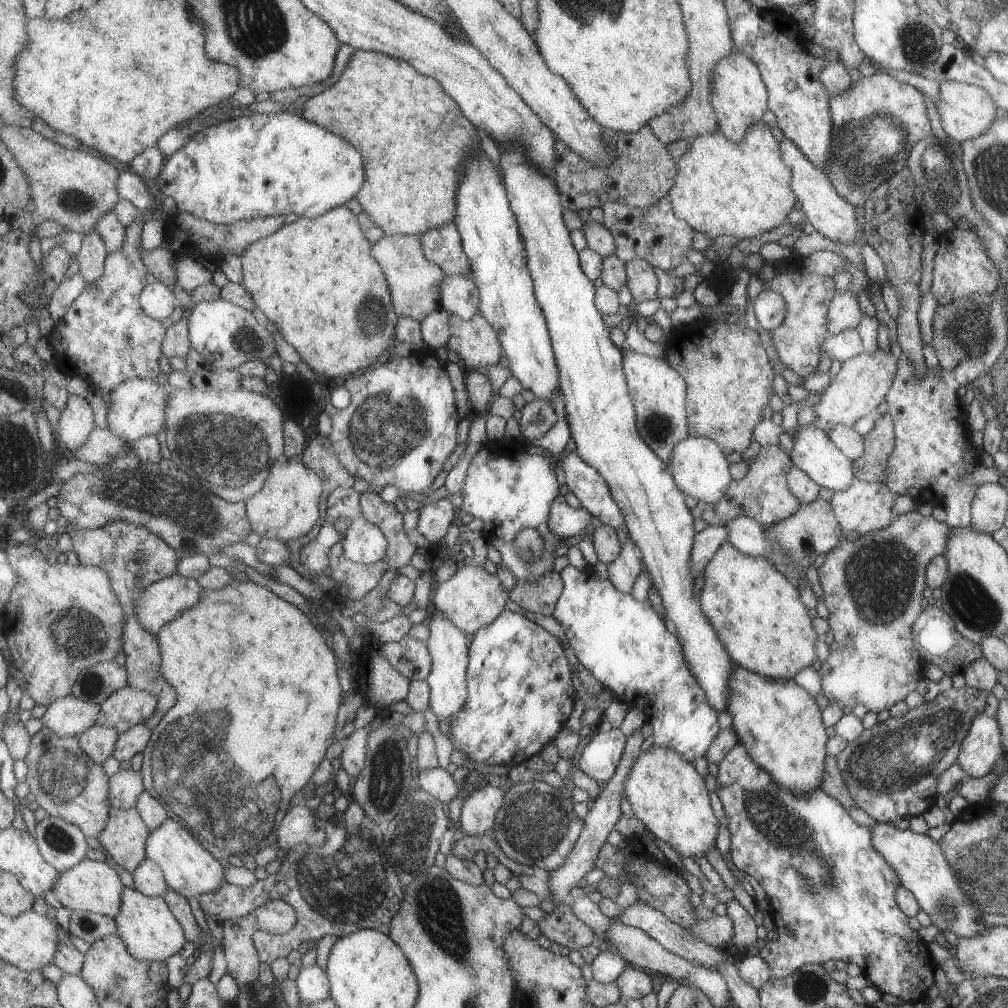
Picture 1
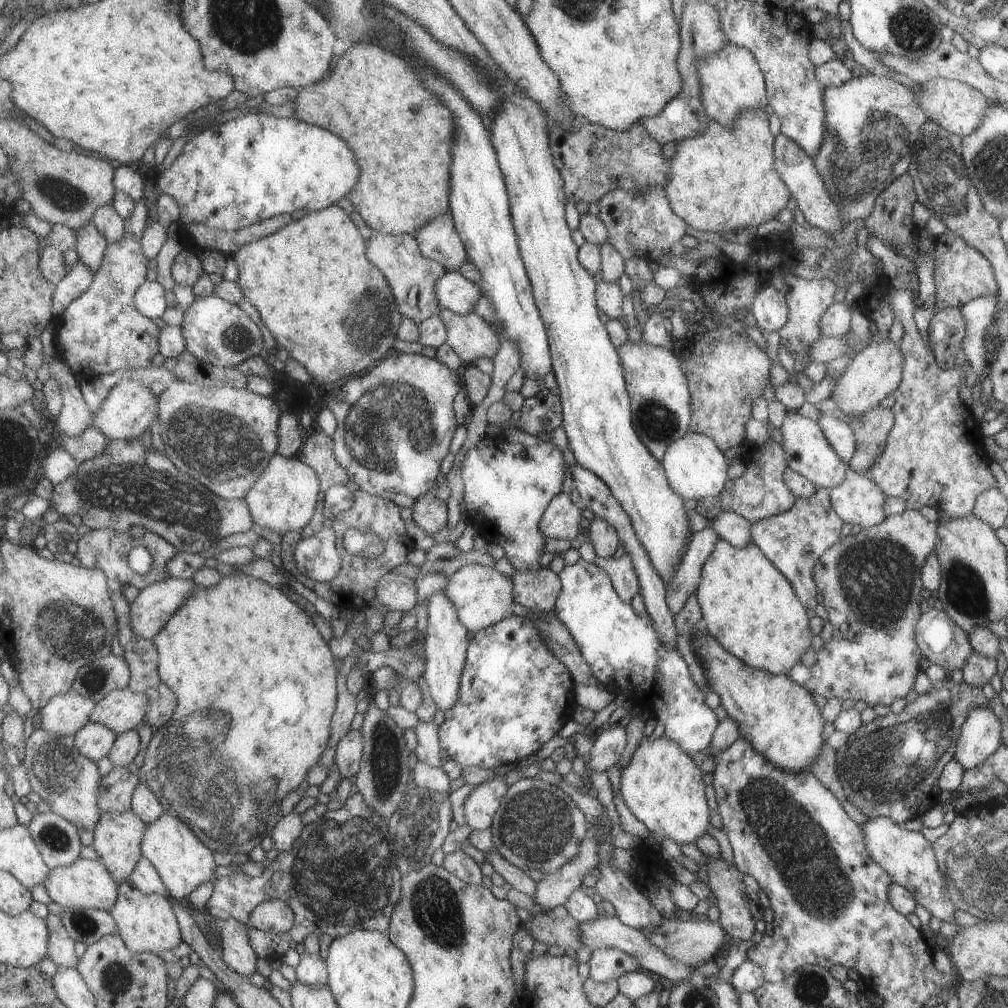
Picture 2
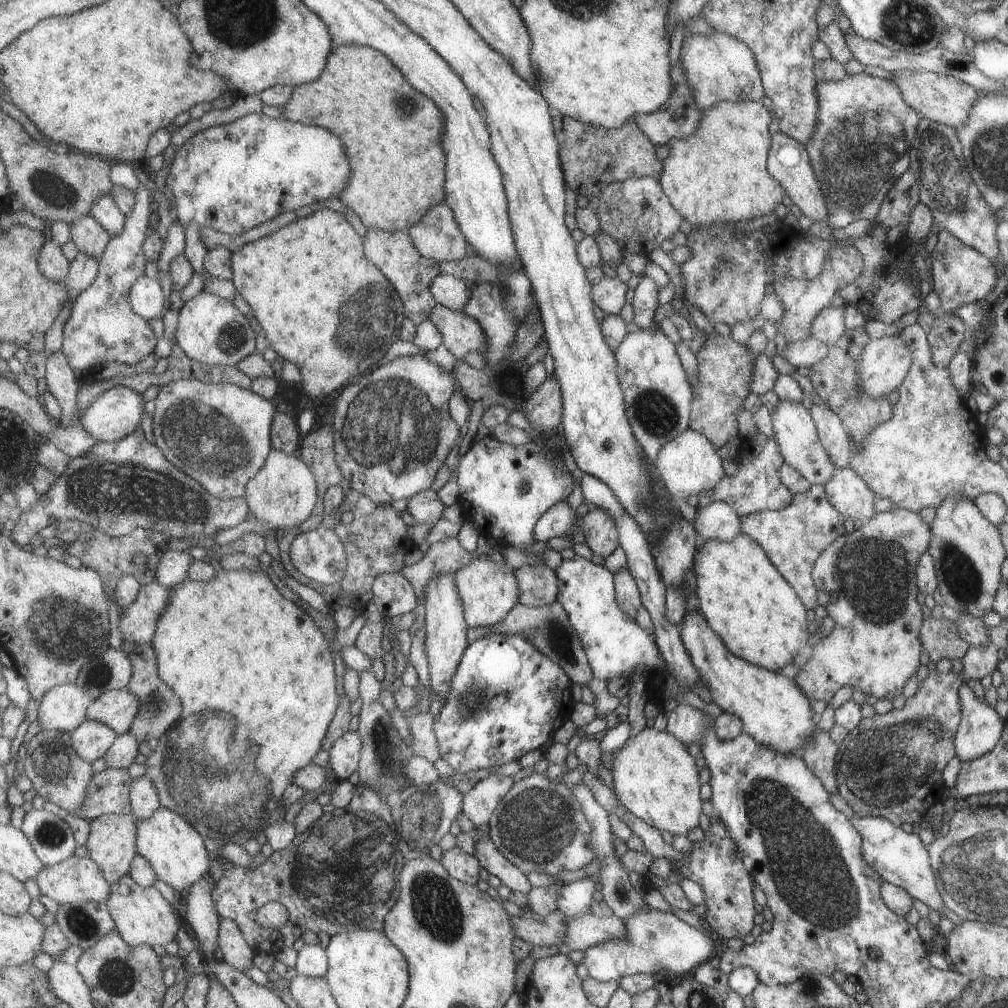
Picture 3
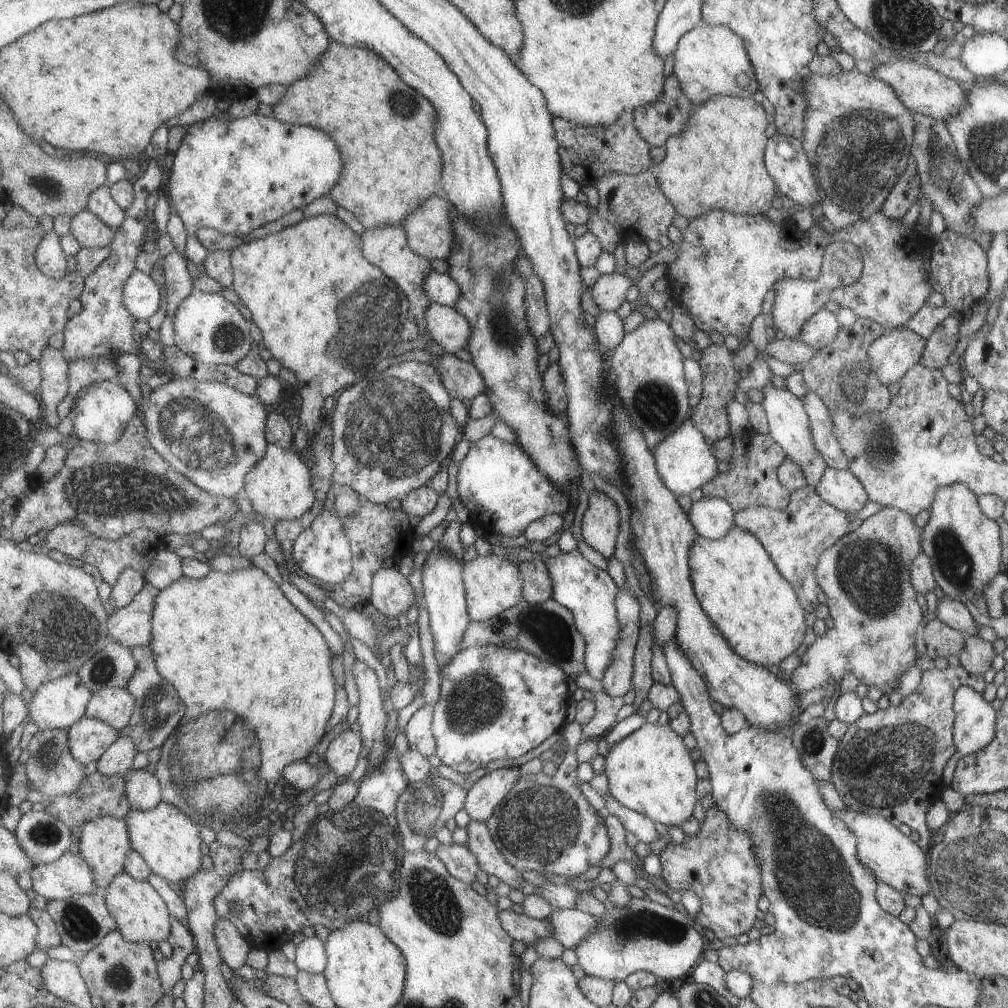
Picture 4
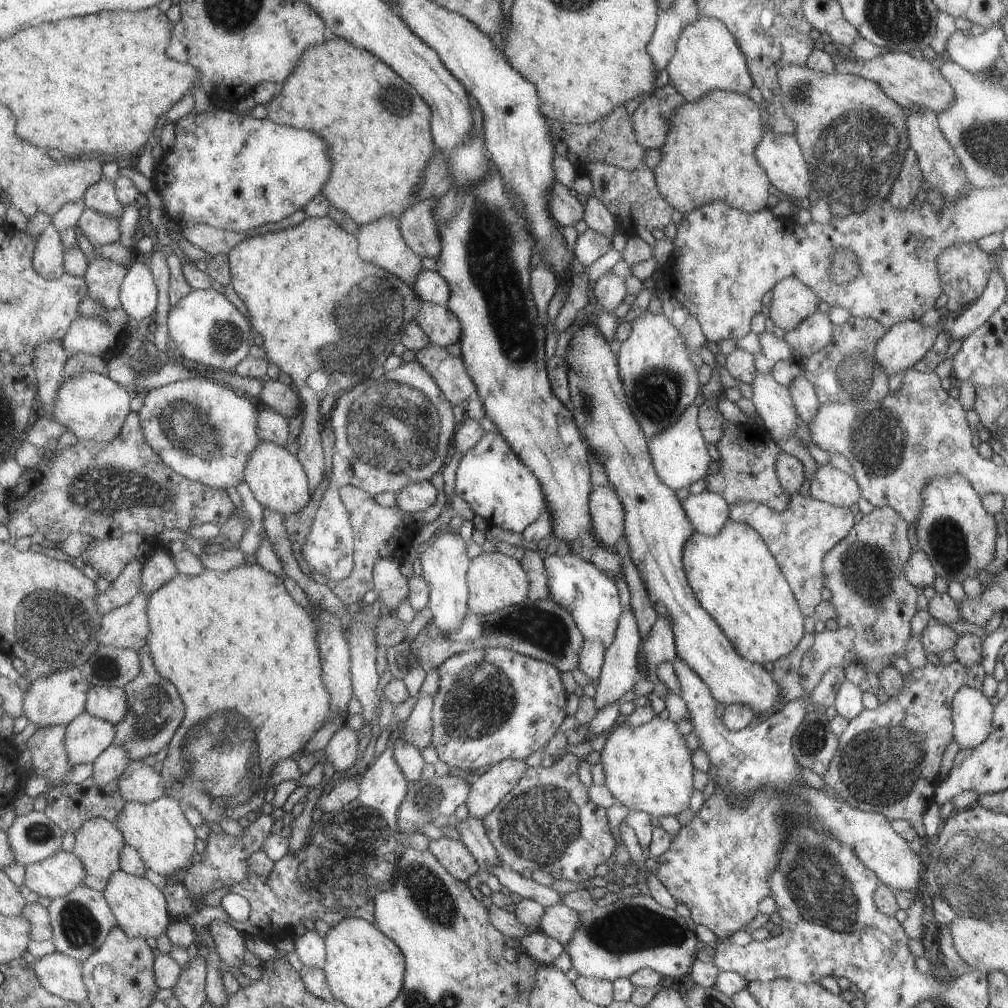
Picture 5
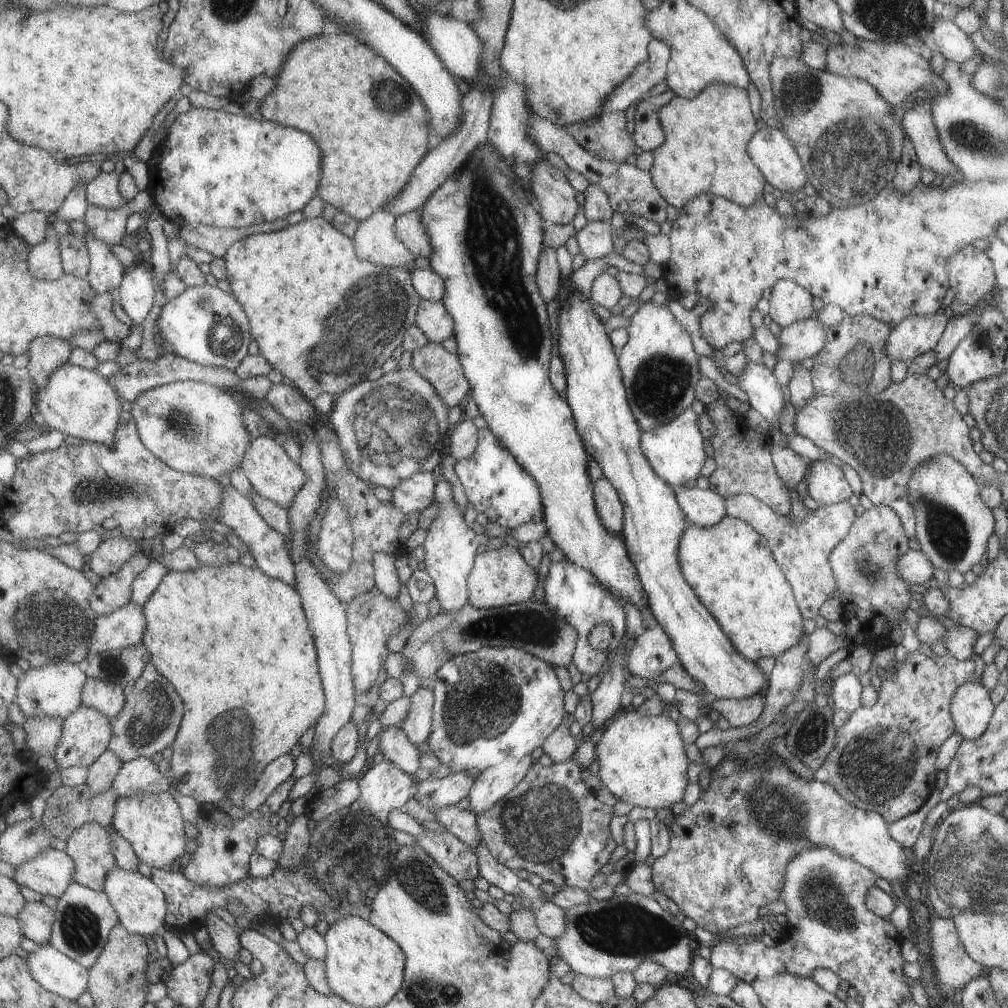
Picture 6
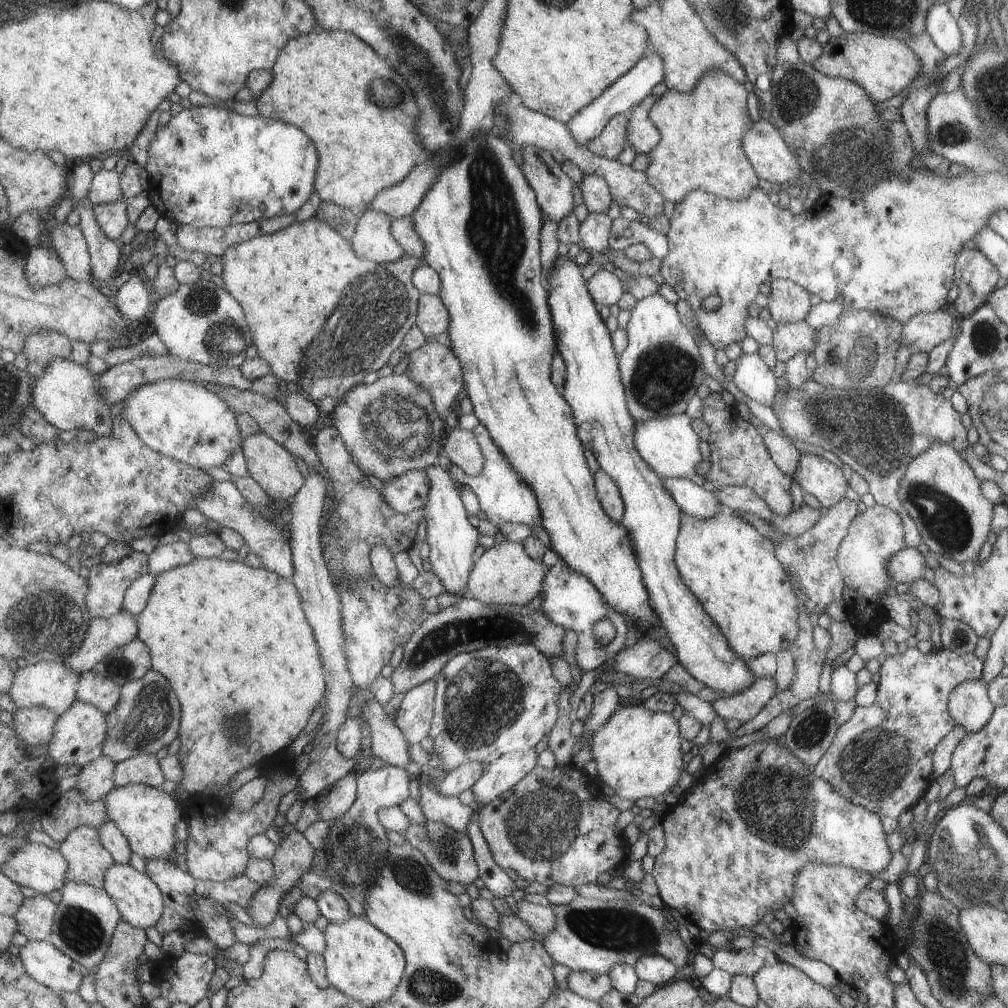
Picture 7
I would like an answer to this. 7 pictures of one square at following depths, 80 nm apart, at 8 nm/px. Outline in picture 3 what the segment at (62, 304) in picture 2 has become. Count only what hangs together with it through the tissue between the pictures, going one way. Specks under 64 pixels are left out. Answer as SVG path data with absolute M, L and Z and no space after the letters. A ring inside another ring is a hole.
M80 252L70 263L69 274L63 283L68 288L68 297L71 302L93 284L100 271L100 260L101 258Z

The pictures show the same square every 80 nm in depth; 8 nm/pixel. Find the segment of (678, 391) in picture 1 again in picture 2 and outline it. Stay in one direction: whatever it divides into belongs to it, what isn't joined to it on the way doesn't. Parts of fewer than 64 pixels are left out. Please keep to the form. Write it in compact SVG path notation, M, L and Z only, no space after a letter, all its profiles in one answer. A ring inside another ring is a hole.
M625 341L619 347L620 363L624 366L625 384L631 400L632 424L645 444L648 451L659 461L665 456L665 452L671 444L675 443L685 433L689 424L689 389L685 382L682 368L679 368L679 359L671 354L671 349L663 346L649 346L645 342Z

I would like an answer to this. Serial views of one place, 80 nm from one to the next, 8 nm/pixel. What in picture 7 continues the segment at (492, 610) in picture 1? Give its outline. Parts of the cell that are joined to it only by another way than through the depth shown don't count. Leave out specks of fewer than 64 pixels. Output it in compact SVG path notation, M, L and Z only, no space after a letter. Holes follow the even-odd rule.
M497 538L473 564L466 582L467 595L481 604L516 605L528 604L542 590L547 568L539 561L531 560L519 542Z

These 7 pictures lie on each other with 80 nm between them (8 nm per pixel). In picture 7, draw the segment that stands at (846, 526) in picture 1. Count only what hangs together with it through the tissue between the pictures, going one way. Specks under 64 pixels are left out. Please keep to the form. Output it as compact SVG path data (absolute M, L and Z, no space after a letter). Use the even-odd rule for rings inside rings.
M801 454L799 468L792 480L813 496L822 507L830 508L844 499L848 490L842 468L813 454Z

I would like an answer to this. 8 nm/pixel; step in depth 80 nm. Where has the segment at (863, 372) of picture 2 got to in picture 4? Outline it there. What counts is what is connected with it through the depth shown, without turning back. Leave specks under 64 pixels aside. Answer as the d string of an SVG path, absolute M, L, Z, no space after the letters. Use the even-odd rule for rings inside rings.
M909 327L886 330L868 348L870 371L885 386L898 381L918 362L925 343L926 339Z

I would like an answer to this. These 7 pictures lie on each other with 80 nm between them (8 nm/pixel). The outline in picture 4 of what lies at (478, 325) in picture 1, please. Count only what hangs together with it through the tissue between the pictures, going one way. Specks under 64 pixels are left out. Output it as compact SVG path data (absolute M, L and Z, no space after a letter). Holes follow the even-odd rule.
M429 302L424 312L424 321L426 332L445 353L453 355L456 350L467 348L471 326L453 307Z

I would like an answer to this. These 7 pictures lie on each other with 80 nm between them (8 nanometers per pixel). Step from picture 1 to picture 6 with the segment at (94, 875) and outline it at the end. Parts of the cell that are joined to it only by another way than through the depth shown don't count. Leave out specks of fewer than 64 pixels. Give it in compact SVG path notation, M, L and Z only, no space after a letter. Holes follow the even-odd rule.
M49 847L35 858L15 867L13 879L42 896L58 899L74 882L76 860L64 850Z

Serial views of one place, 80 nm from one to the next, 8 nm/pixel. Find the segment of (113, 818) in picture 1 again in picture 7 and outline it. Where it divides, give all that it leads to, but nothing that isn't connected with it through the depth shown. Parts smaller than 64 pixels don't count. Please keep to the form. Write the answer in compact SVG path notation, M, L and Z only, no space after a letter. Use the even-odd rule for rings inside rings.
M79 826L60 846L60 852L69 860L67 881L104 889L106 874L115 866L113 854L101 840L95 826Z

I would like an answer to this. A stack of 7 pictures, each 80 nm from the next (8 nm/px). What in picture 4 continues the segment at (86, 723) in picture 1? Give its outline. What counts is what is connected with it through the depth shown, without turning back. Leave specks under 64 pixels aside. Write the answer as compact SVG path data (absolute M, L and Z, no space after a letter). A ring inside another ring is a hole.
M72 672L60 679L42 684L29 704L29 720L38 725L39 730L50 731L53 729L69 730L75 723L86 715L88 704L94 694L85 686L79 672Z

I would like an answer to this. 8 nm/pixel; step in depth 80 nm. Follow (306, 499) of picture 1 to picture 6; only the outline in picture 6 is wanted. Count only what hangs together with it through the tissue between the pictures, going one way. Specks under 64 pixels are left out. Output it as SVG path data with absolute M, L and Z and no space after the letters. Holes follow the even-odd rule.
M265 436L253 439L240 466L247 474L254 491L281 507L291 508L300 491L308 483L308 477L305 475L303 468L300 465L297 466L289 458L287 450L275 437Z

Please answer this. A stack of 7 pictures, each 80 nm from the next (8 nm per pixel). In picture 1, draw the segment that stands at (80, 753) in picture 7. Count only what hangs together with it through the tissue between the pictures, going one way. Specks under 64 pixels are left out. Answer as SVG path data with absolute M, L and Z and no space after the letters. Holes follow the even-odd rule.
M95 724L78 736L81 748L97 764L103 764L109 756L113 756L119 740L120 732L113 727Z

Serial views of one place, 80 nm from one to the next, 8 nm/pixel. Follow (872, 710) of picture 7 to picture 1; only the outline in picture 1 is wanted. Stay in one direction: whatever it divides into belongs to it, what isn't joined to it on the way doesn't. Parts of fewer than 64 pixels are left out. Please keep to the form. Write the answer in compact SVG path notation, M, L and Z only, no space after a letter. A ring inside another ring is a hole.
M958 682L945 691L939 691L933 700L907 709L899 717L889 715L883 722L863 729L855 740L849 741L835 758L839 774L857 808L864 810L876 822L890 823L895 818L917 816L931 805L940 803L936 794L937 777L956 762L961 740L967 734L972 718L983 712L987 693Z

